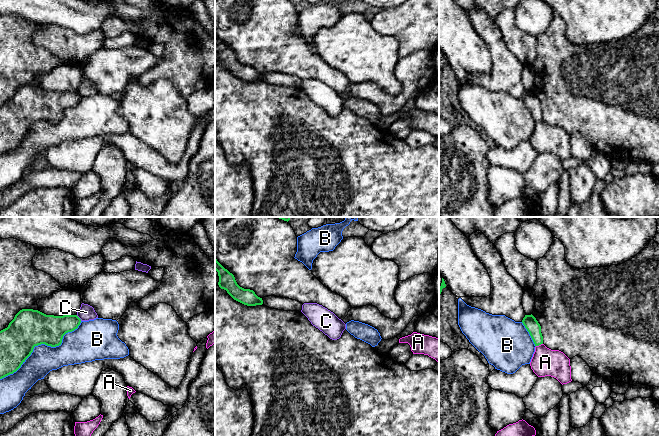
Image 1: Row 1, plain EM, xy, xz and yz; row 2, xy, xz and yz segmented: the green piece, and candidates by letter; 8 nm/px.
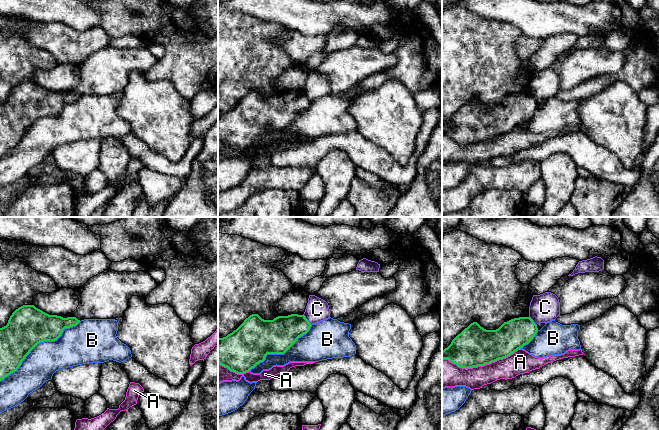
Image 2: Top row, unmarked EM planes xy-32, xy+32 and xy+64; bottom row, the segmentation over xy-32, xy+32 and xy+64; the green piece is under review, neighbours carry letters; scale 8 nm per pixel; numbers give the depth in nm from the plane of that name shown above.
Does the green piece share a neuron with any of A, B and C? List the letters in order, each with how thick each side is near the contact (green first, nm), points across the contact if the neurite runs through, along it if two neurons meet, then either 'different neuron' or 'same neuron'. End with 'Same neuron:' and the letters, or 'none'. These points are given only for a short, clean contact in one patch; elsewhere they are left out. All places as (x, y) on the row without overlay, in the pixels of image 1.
A: 110/220 nm | different neuron
B: 300/220 nm | different neuron
C: 240/130 nm | along xy (76, 91), (81, 96) | different neuron
Same neuron: none

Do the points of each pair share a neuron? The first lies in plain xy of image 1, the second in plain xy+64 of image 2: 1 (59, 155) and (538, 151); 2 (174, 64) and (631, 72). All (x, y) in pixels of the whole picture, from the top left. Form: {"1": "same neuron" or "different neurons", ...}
{"1": "same neuron", "2": "same neuron"}

